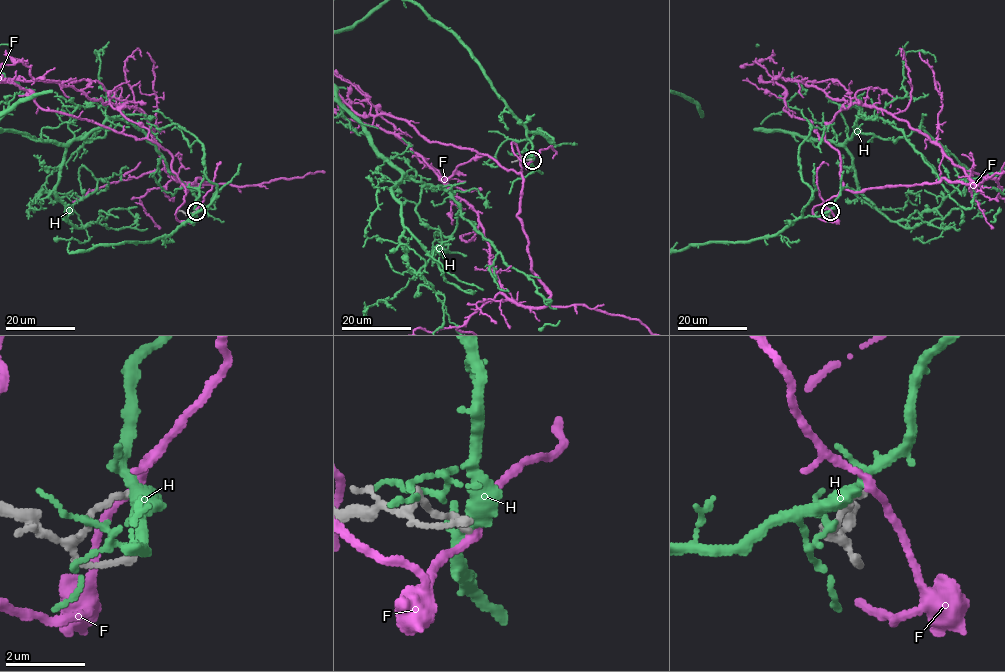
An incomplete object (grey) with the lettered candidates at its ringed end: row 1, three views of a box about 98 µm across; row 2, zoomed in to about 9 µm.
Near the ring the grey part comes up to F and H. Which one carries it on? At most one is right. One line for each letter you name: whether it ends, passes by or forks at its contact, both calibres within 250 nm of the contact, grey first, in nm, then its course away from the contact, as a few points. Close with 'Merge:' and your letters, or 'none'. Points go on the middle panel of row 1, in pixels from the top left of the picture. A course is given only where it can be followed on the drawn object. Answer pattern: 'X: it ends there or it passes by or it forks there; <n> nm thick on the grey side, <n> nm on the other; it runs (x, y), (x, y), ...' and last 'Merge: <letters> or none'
Merge: none

